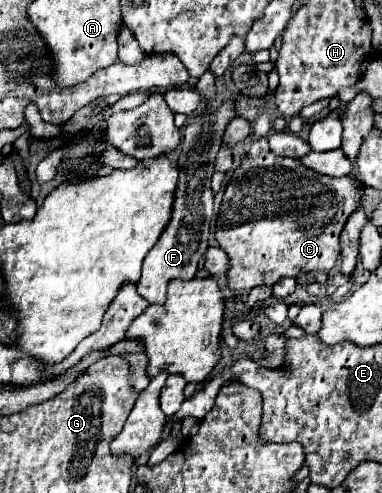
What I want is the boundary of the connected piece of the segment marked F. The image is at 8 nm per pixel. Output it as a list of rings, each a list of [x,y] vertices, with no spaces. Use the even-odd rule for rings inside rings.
[[[223,102],[215,112],[203,112],[191,118],[191,122],[183,130],[181,150],[179,150],[179,182],[173,200],[171,220],[167,230],[163,230],[159,242],[149,250],[143,260],[143,274],[137,282],[137,292],[149,302],[159,304],[165,300],[167,282],[171,278],[191,280],[197,272],[199,258],[207,250],[209,240],[209,224],[213,218],[213,192],[211,192],[211,176],[215,170],[215,156],[221,148],[221,140],[227,124],[235,118],[235,102]]]

